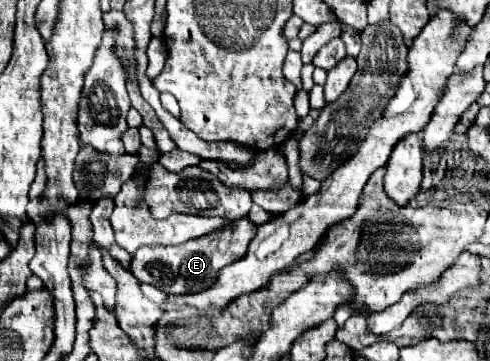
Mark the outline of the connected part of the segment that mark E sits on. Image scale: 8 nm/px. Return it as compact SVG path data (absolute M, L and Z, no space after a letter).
M239 218L233 220L231 226L211 232L203 238L193 238L179 246L141 246L131 262L131 272L139 282L147 282L163 290L165 294L185 294L185 292L197 292L207 290L219 274L223 266L229 266L231 262L237 262L247 252L247 244L255 236L257 226L247 220Z

